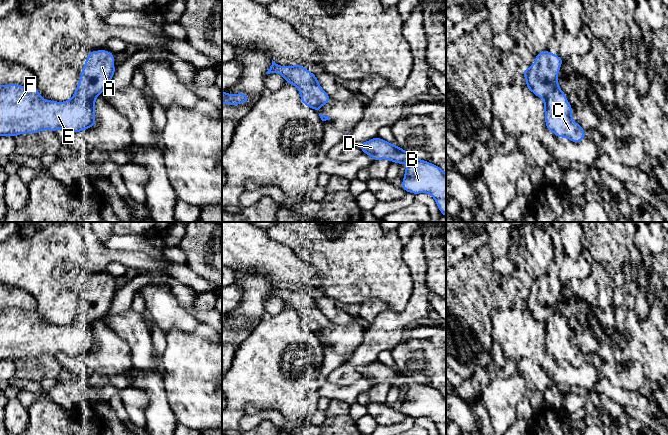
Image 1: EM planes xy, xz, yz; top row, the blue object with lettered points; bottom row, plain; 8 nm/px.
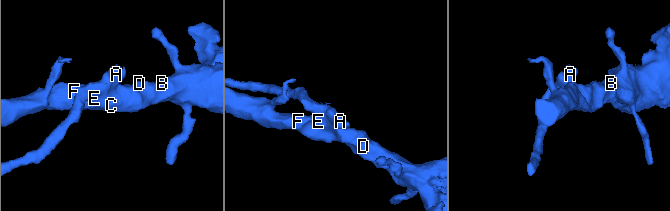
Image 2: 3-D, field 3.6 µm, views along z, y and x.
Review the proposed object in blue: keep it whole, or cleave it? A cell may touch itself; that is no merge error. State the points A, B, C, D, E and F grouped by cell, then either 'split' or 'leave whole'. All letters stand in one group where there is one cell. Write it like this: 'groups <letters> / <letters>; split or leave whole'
groups A / B C D E F; split

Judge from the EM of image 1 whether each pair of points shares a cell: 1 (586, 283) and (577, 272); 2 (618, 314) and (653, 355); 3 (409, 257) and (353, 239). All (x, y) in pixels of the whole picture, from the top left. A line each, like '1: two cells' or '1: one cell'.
1: two cells
2: one cell
3: two cells

